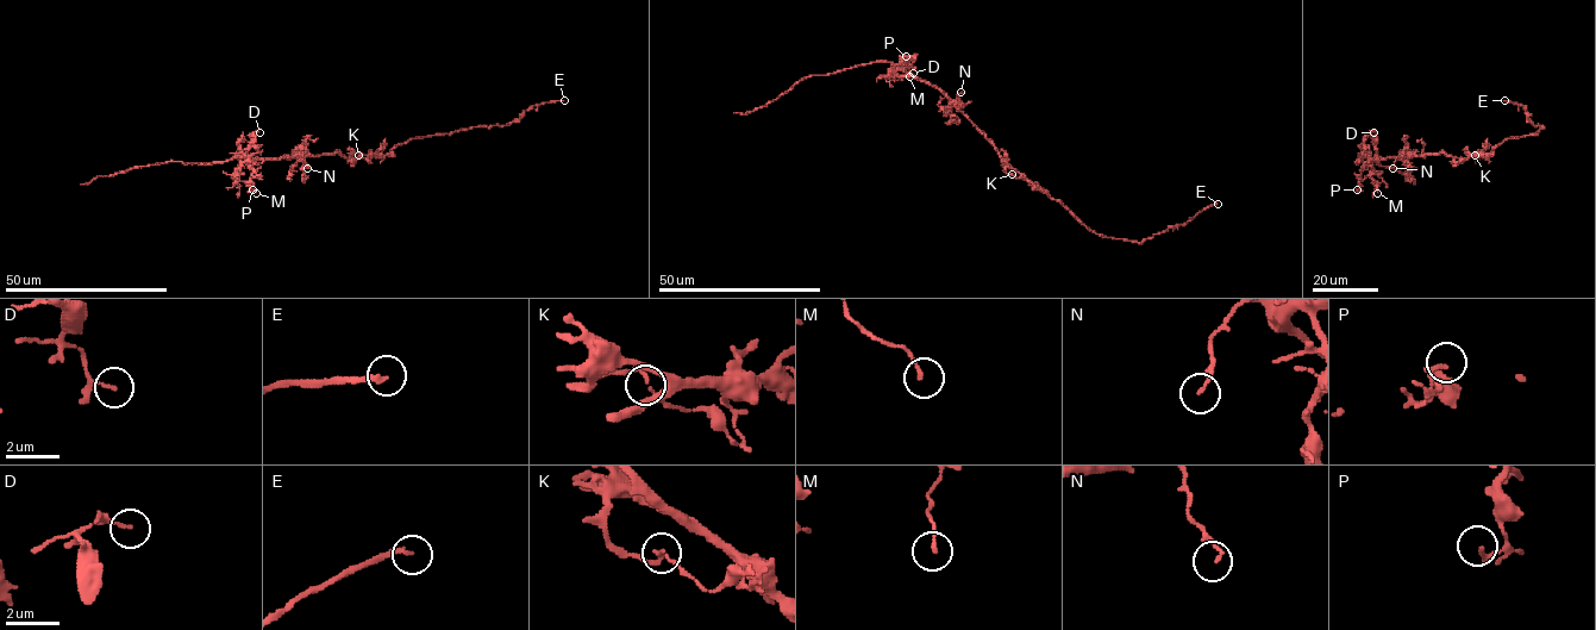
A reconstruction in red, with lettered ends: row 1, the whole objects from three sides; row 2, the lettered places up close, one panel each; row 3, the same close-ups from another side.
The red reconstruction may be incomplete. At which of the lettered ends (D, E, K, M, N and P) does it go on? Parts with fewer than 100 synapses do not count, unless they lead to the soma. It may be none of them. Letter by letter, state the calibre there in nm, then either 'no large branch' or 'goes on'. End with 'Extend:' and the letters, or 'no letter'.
D: calibre 80 nm; no large branch
E: calibre 200 nm; no large branch
K: calibre 120 nm; no large branch
M: calibre 120 nm; no large branch
N: calibre 120 nm; no large branch
P: calibre 160 nm; no large branch
Extend: no letter

